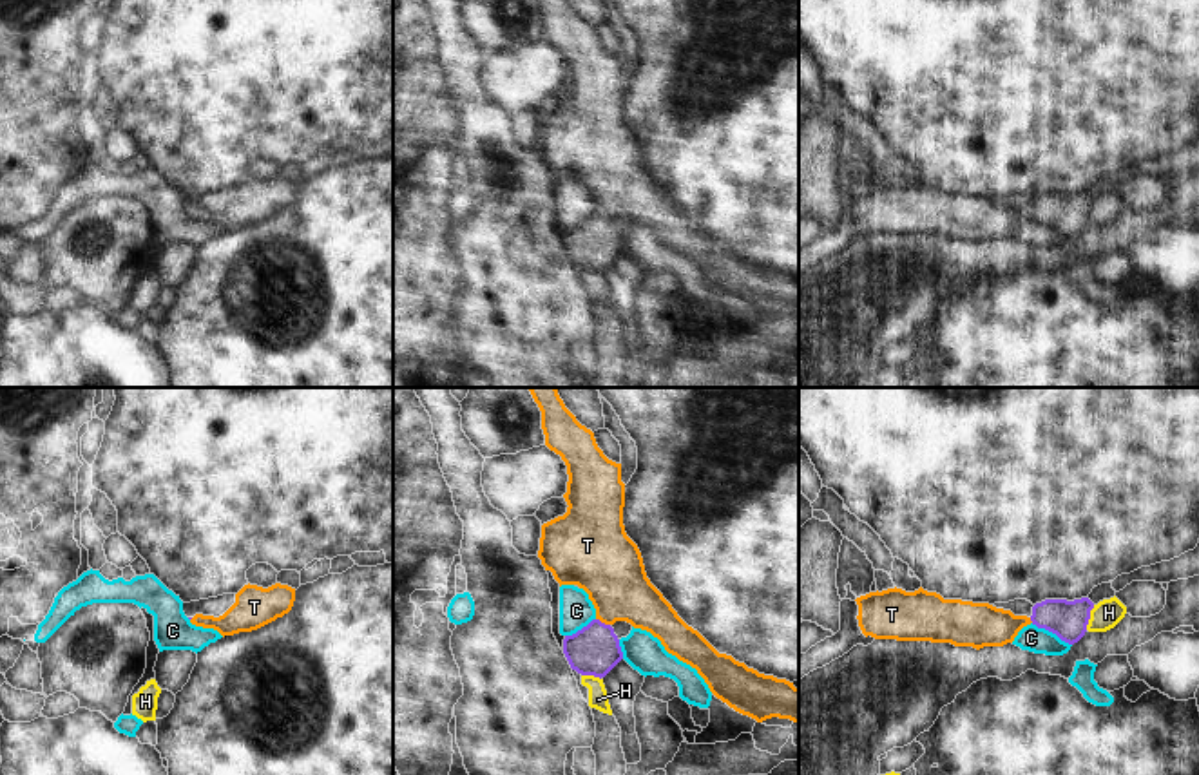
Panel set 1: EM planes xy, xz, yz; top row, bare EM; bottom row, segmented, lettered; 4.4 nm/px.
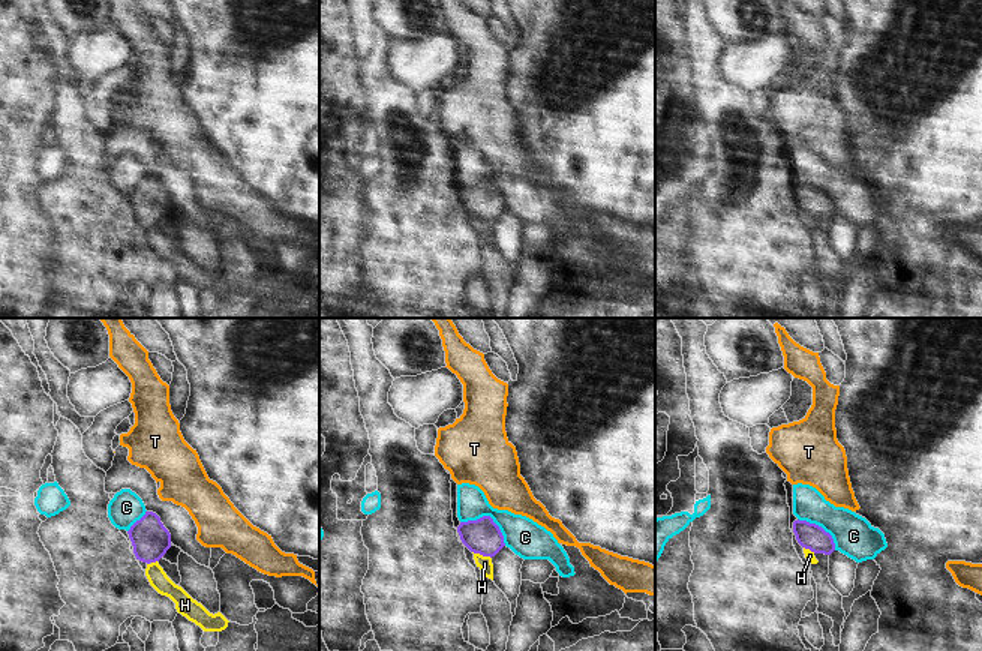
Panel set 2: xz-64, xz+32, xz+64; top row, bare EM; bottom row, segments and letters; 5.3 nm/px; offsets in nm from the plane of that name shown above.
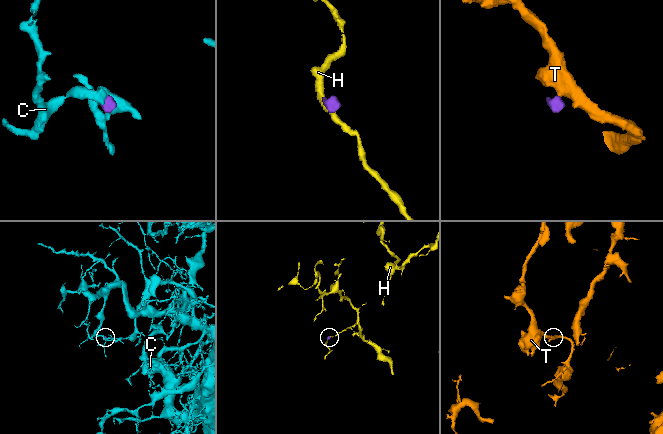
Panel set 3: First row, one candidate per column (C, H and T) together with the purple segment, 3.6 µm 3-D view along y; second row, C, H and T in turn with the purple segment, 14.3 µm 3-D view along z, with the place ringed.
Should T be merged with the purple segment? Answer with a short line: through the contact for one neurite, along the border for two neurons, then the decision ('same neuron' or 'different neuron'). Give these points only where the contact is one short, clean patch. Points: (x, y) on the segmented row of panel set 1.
line xz (594, 650), (598, 631), (604, 623), (609, 609), (609, 567); same neuron

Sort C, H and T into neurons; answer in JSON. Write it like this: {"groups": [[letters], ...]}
{"groups": [["C"], ["H"], ["T"]]}

